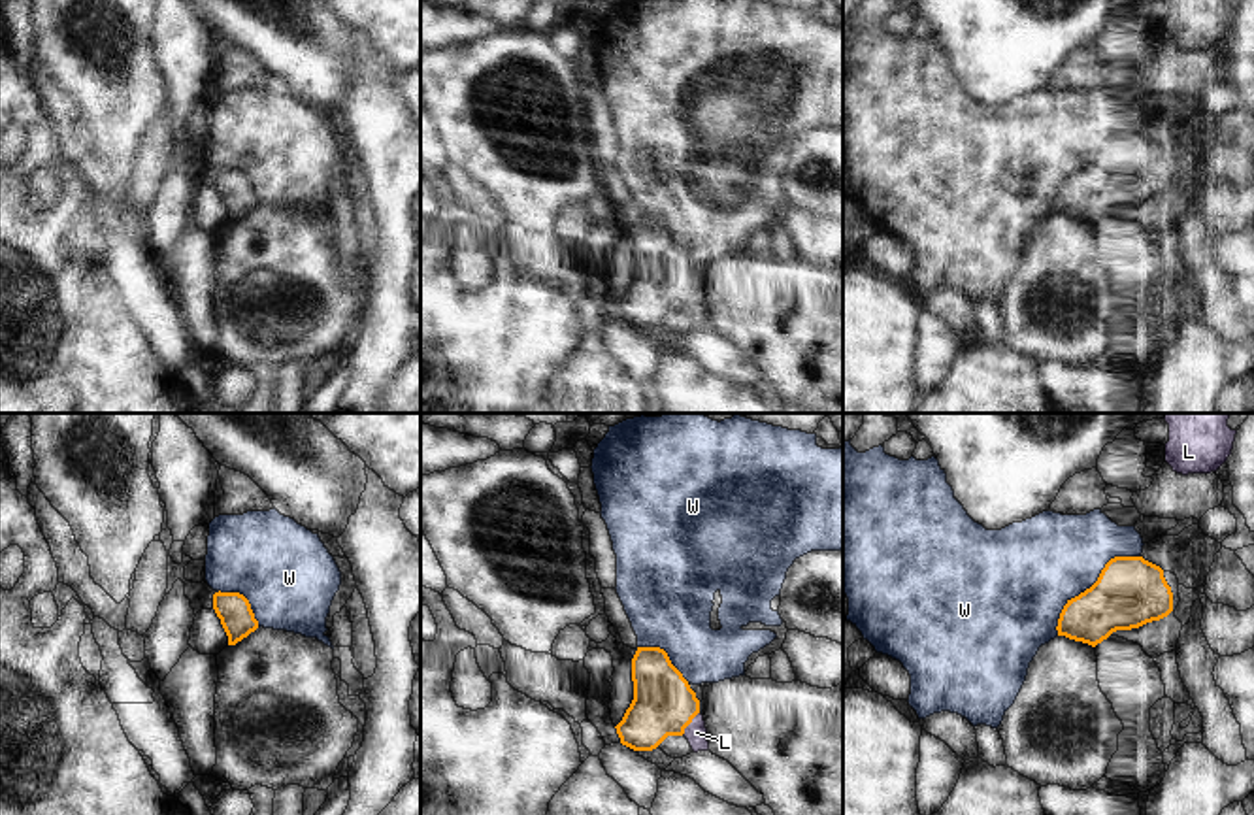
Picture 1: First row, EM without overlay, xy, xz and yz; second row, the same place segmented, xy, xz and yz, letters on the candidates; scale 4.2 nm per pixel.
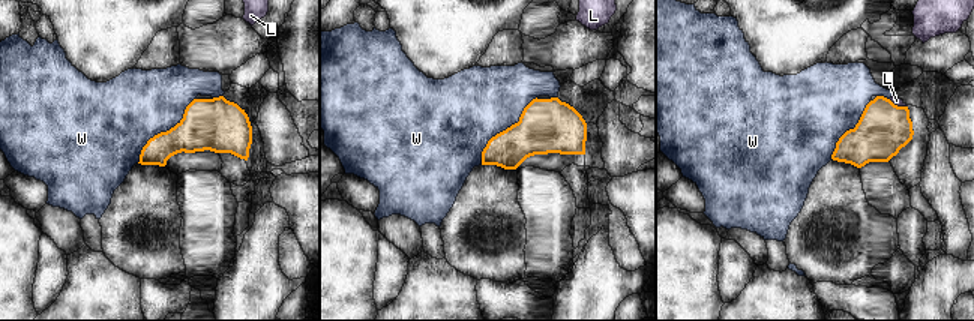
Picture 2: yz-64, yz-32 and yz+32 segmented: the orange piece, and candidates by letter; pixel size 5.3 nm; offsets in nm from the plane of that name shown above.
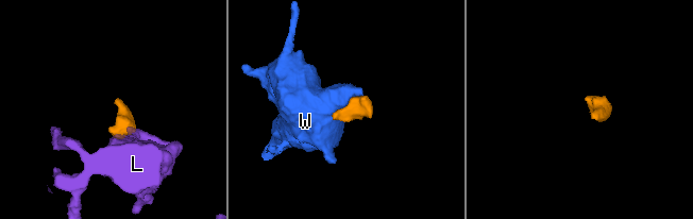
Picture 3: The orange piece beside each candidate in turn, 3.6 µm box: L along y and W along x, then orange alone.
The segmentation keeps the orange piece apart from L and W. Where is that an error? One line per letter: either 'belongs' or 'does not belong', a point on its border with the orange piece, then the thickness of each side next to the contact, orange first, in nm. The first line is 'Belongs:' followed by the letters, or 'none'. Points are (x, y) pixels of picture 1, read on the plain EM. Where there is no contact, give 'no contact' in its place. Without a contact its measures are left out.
Belongs: L
L: belongs; contact xz (691, 299); calibres 260 and 90 nm
W: does not belong; contact yz (1092, 163); calibres 300 and 400 nm

